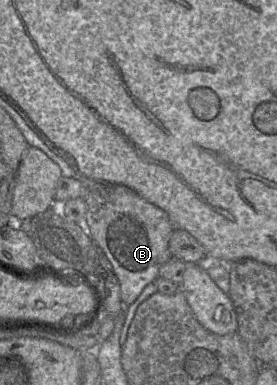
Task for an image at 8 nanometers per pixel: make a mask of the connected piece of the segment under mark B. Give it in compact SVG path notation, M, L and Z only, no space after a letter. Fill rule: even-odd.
M84 178L86 230L93 245L102 249L120 284L121 300L131 305L143 289L159 277L159 269L172 258L168 245L173 231L167 213L127 186Z

